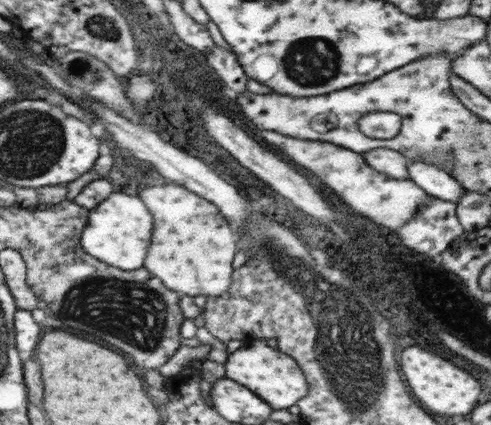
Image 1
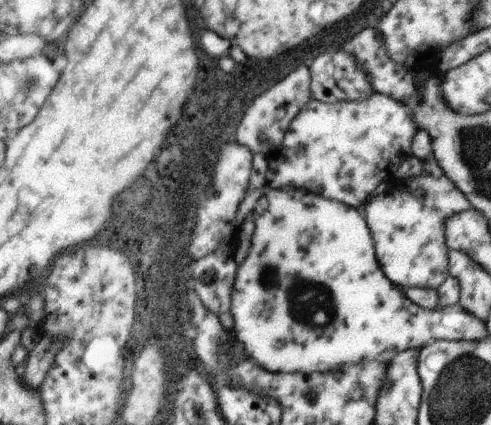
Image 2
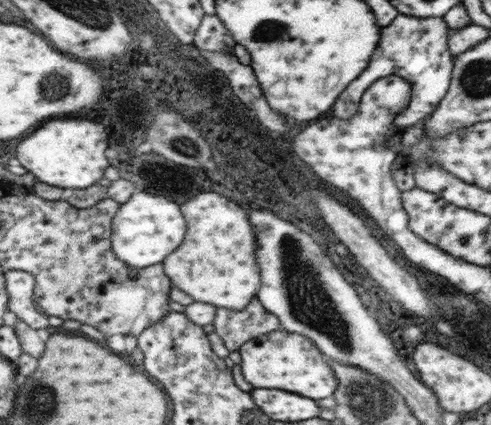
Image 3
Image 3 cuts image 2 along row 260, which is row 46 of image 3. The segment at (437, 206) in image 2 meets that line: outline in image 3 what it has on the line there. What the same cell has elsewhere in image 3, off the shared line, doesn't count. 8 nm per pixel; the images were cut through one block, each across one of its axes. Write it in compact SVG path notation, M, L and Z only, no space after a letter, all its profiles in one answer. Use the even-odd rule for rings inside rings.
M397 14L397 18L387 28L383 28L383 44L379 44L379 52L375 52L375 60L371 60L371 68L367 68L367 72L363 72L363 76L359 76L359 80L355 80L355 84L351 84L351 88L347 88L343 96L339 96L339 104L331 108L333 116L341 120L353 116L359 108L357 106L359 94L367 92L373 80L381 76L383 78L399 76L411 86L411 104L407 104L407 108L399 112L399 116L393 120L401 132L415 126L421 118L431 116L431 112L435 112L435 108L439 108L439 102L443 102L443 98L447 96L451 88L451 76L453 76L453 56L449 52L449 34L445 36L447 32L445 24L447 22L443 18L419 20L419 18Z

